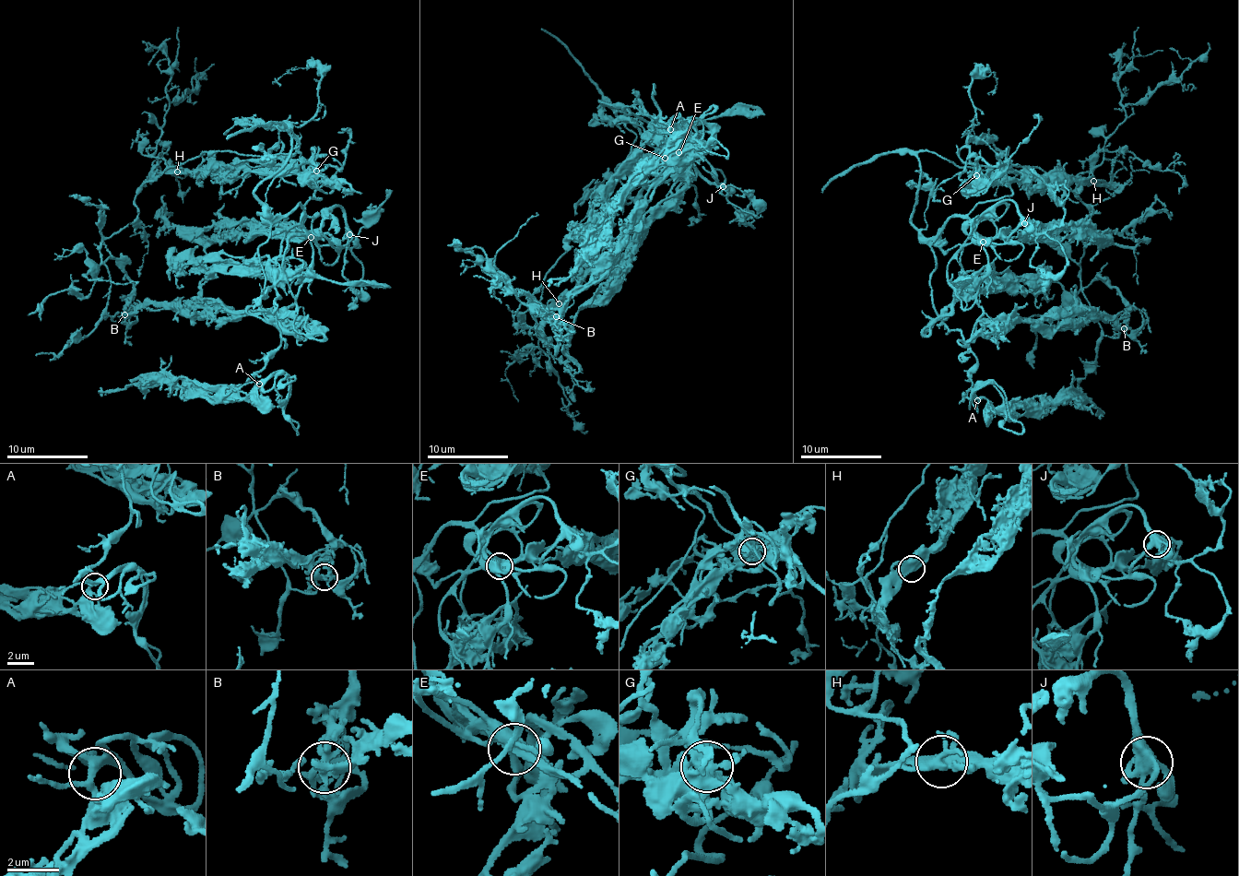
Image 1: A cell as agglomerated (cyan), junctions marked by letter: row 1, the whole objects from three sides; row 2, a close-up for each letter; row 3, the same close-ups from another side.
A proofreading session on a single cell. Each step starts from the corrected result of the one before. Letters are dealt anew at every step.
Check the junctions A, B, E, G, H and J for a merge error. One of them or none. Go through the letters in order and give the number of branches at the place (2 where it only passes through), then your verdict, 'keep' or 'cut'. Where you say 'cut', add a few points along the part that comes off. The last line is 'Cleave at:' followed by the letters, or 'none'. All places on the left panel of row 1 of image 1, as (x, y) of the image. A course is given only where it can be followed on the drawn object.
A: 5 branches meet; keep
B: 5 branches meet; keep
E: 5 branches meet; keep
G: 5 branches meet; keep
H: 5 branches meet; keep
J: 5 branches meet; keep
Cleave at: none

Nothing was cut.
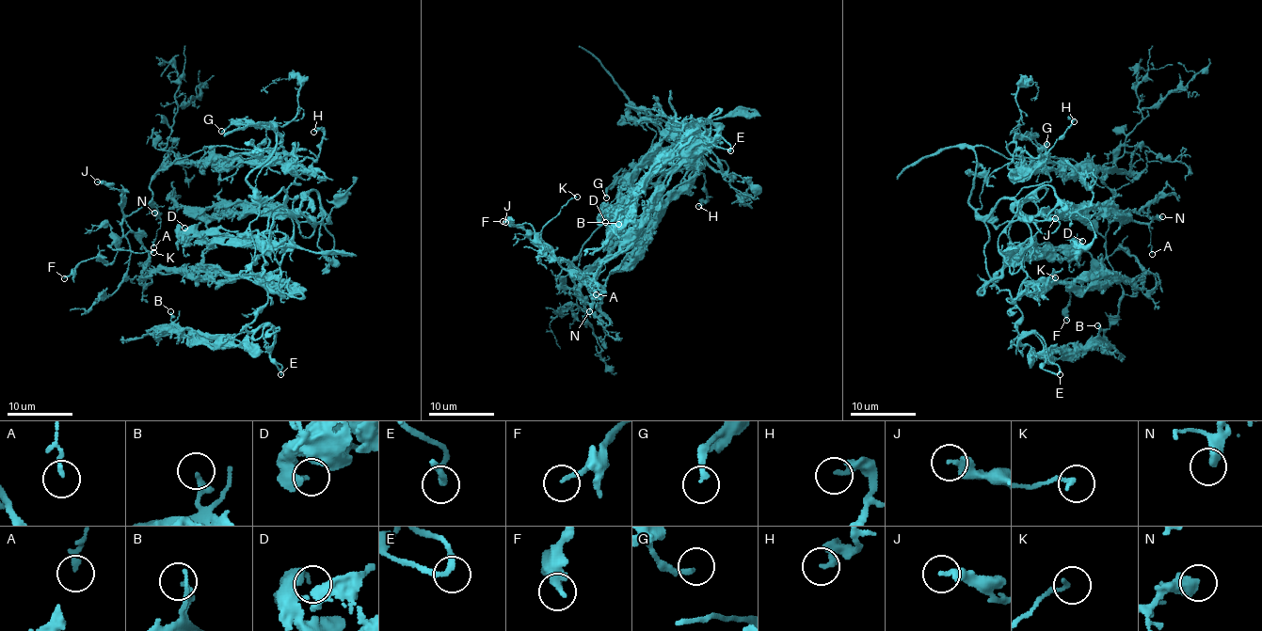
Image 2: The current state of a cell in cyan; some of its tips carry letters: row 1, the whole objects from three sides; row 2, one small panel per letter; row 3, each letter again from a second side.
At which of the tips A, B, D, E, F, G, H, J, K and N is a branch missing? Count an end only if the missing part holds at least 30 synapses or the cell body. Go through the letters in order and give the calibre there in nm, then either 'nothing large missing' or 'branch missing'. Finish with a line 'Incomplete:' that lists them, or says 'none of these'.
A: 180 nm thick; nothing large missing
B: 260 nm thick; nothing large missing
D: 190 nm thick; nothing large missing
E: 190 nm thick; nothing large missing
F: 170 nm thick; nothing large missing
G: 200 nm thick; nothing large missing
H: 240 nm thick; nothing large missing
J: 360 nm thick; nothing large missing
K: 180 nm thick; nothing large missing
N: 360 nm thick; nothing large missing
Incomplete: none of these

